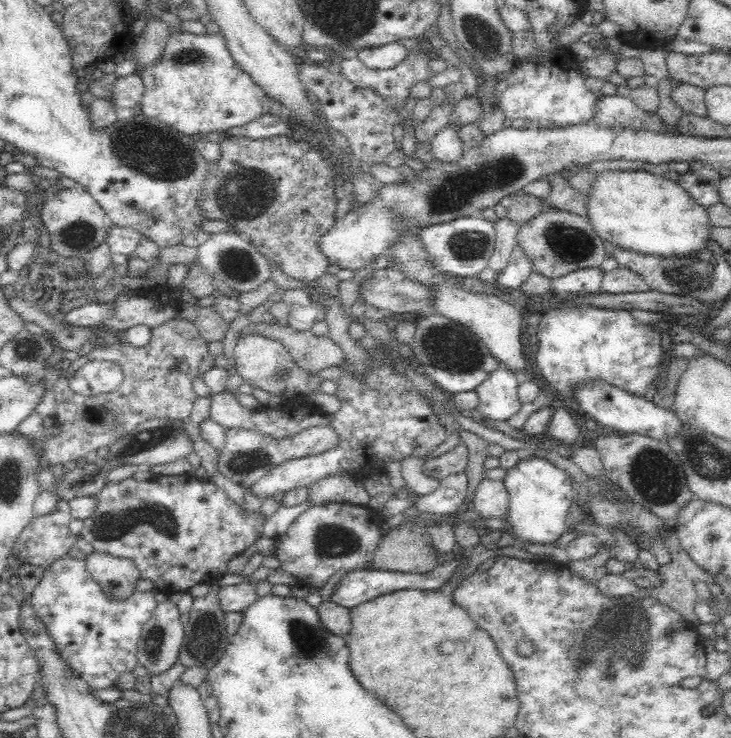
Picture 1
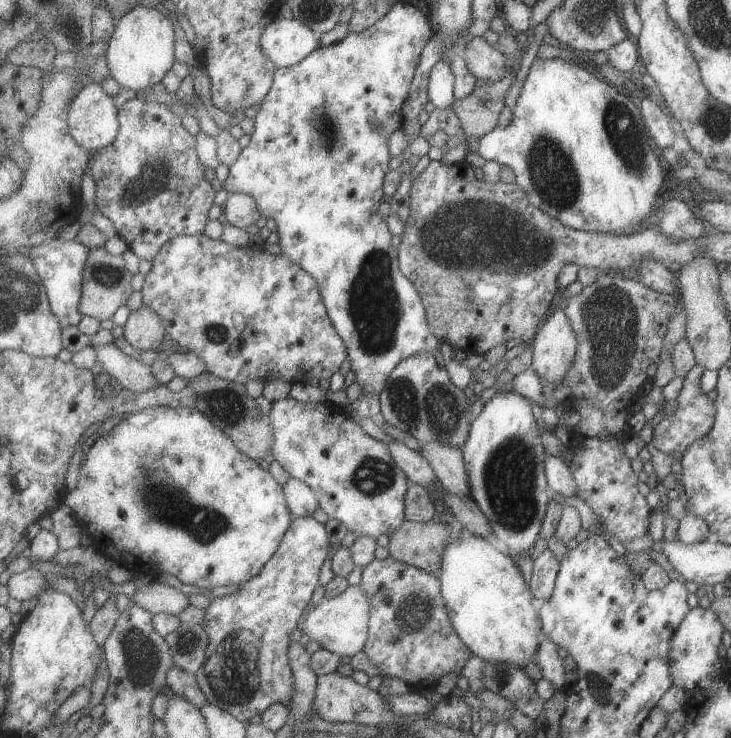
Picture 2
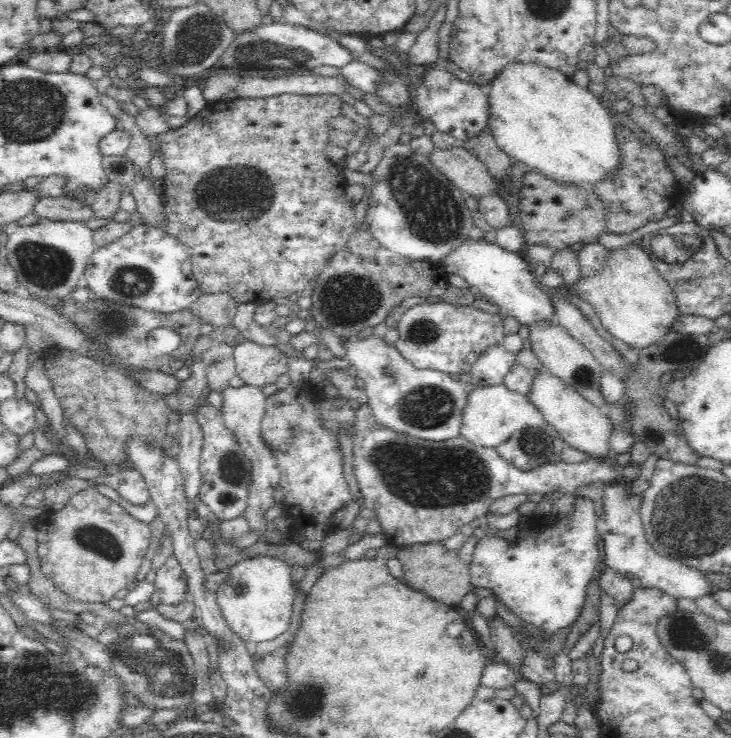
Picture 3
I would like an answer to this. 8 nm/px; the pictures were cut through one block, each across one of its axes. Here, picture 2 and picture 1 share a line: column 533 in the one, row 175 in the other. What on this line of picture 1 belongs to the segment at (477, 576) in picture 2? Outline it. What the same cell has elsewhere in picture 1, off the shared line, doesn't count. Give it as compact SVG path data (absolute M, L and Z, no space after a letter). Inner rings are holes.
M612 171L602 178L598 174L593 188L586 196L589 219L595 232L616 247L627 249L640 255L654 257L690 257L702 253L711 240L713 226L708 210L696 203L679 184L674 184L663 176L645 171Z

